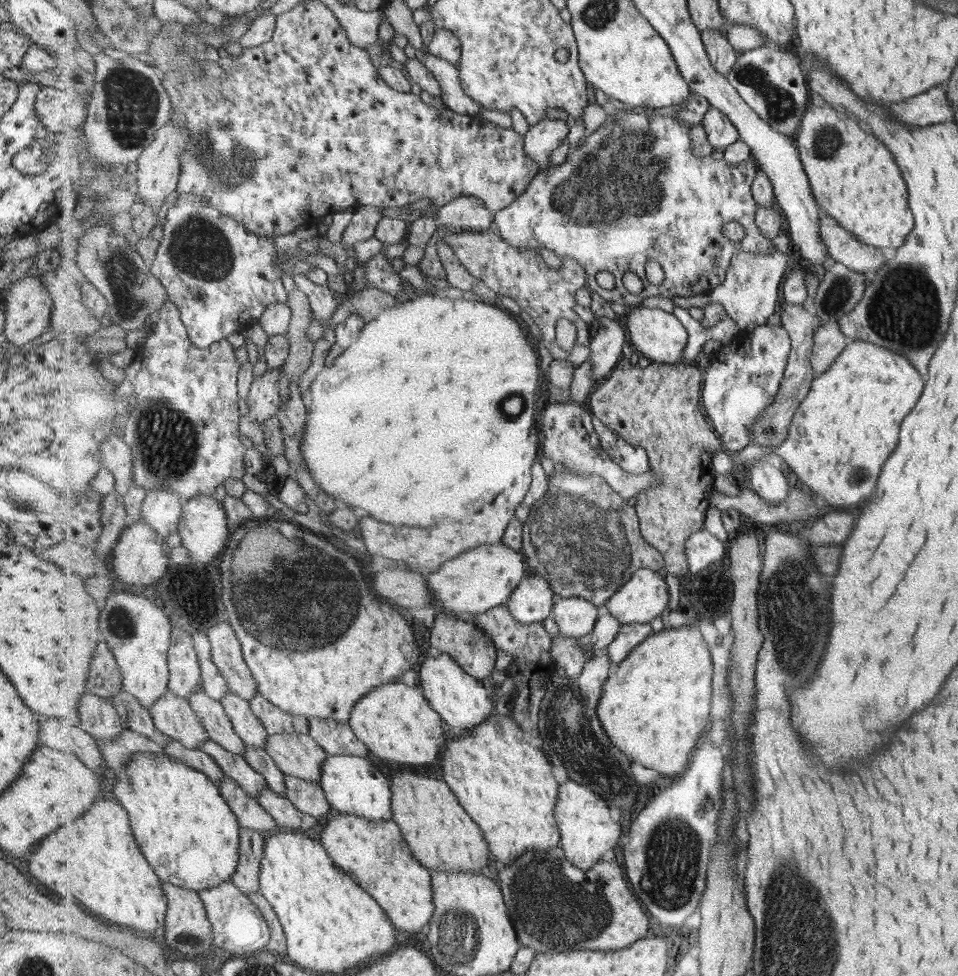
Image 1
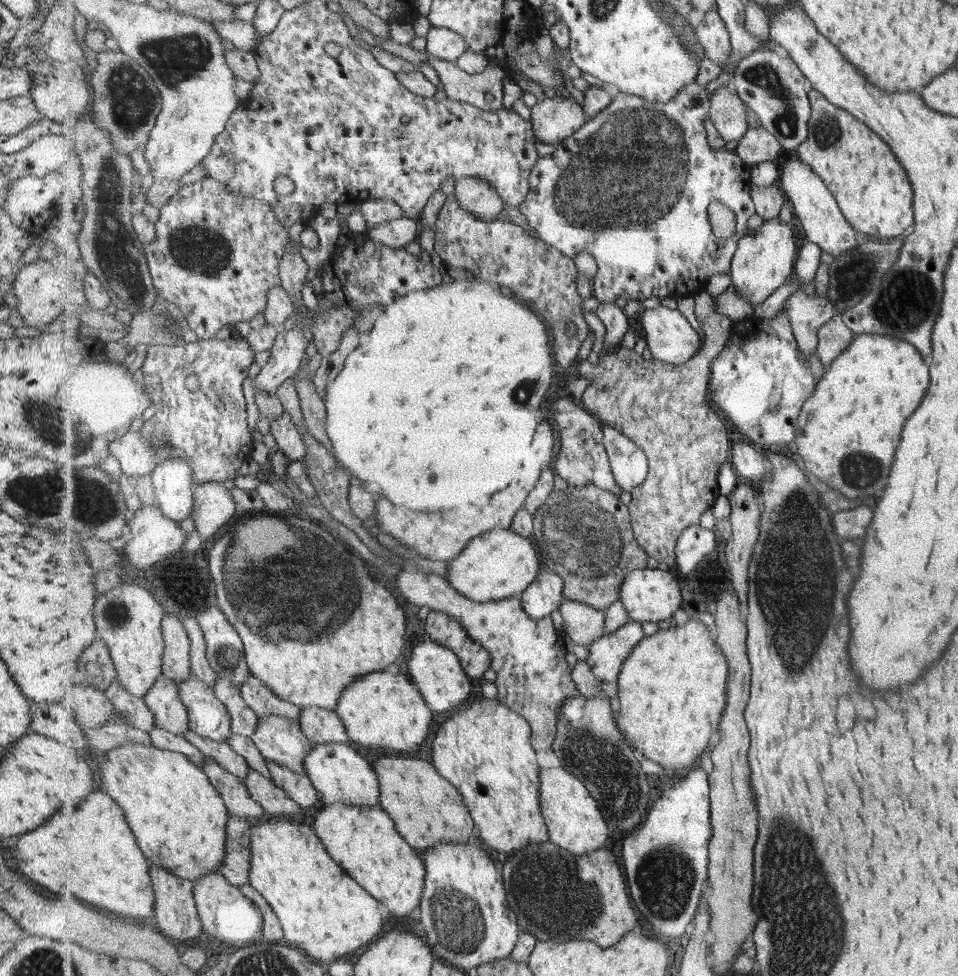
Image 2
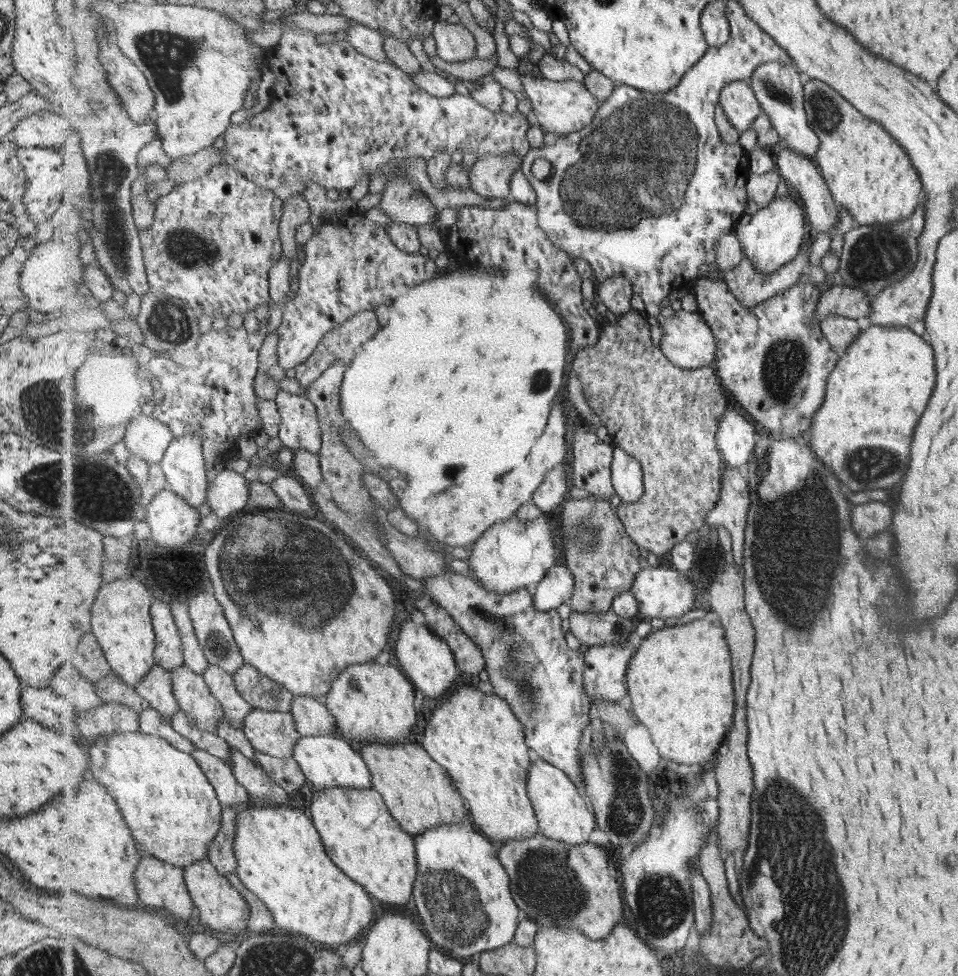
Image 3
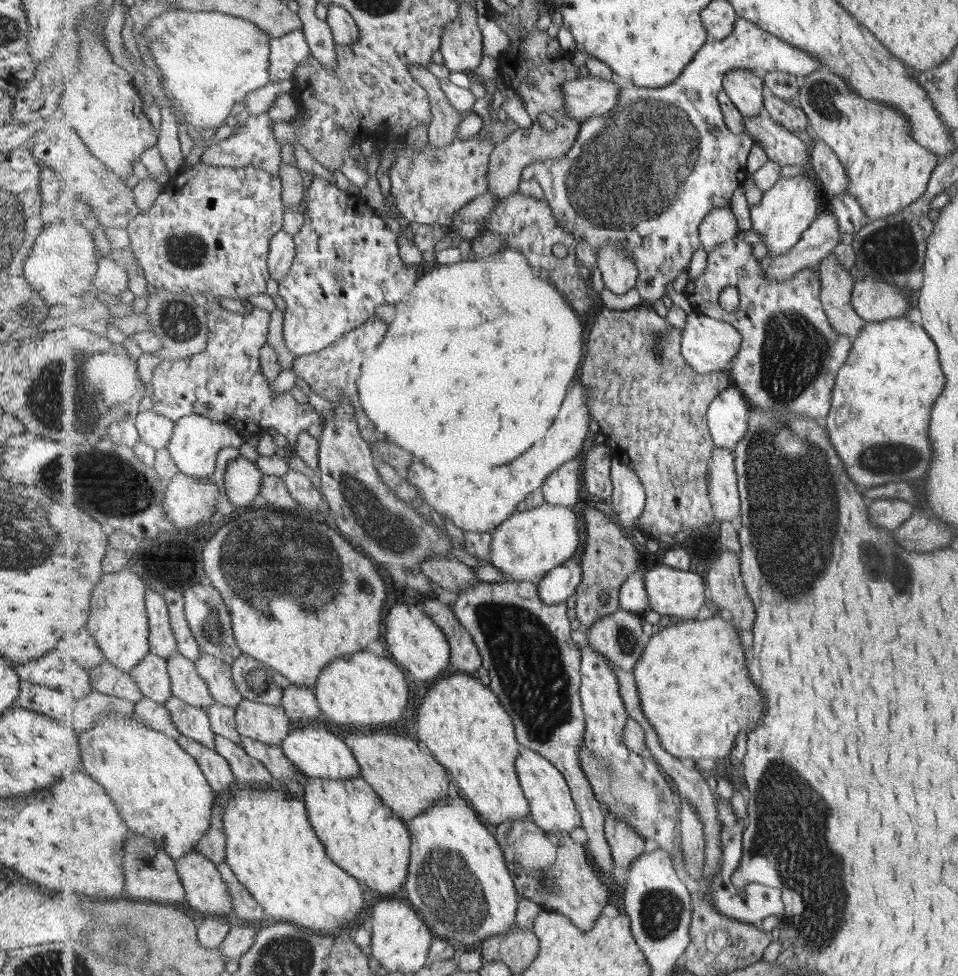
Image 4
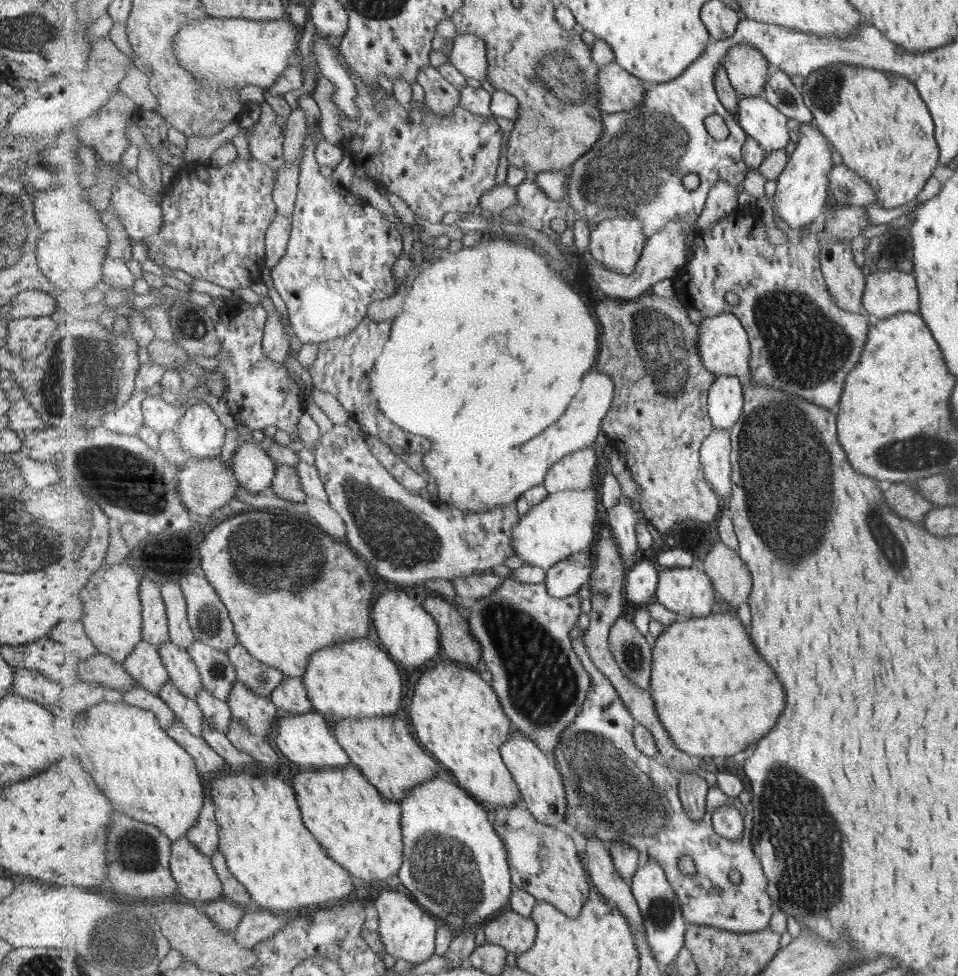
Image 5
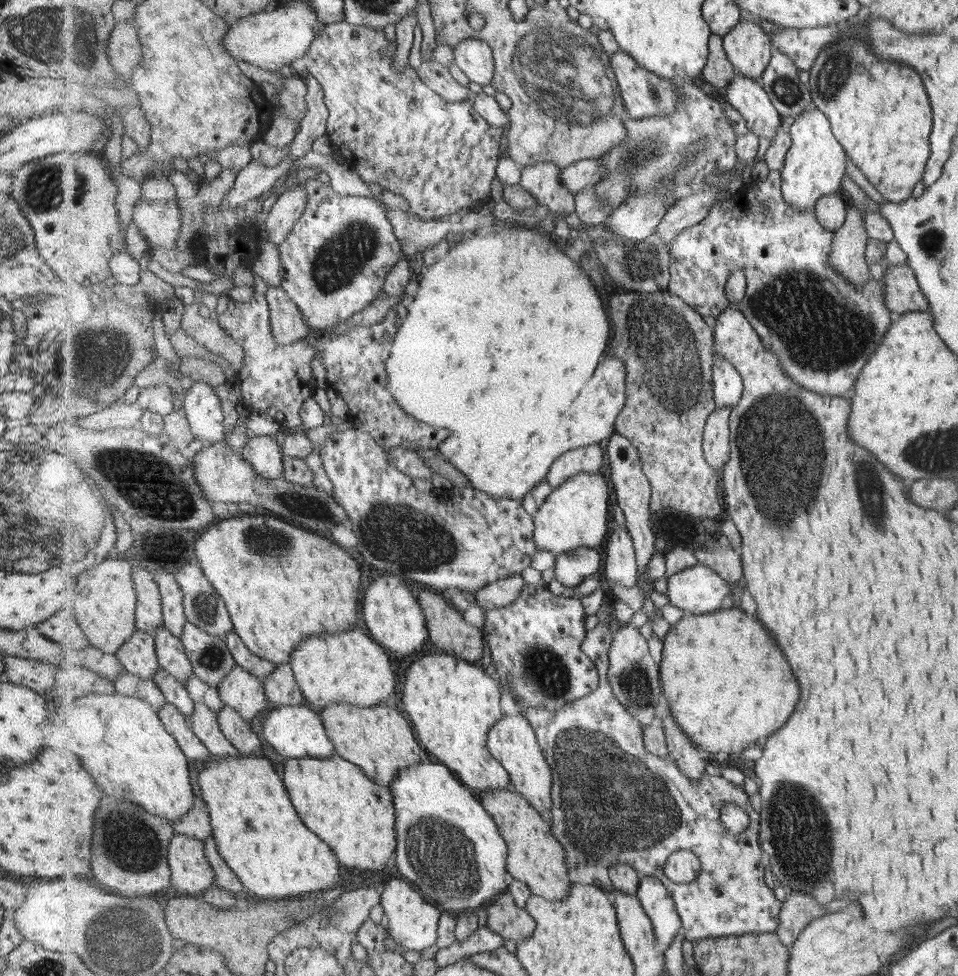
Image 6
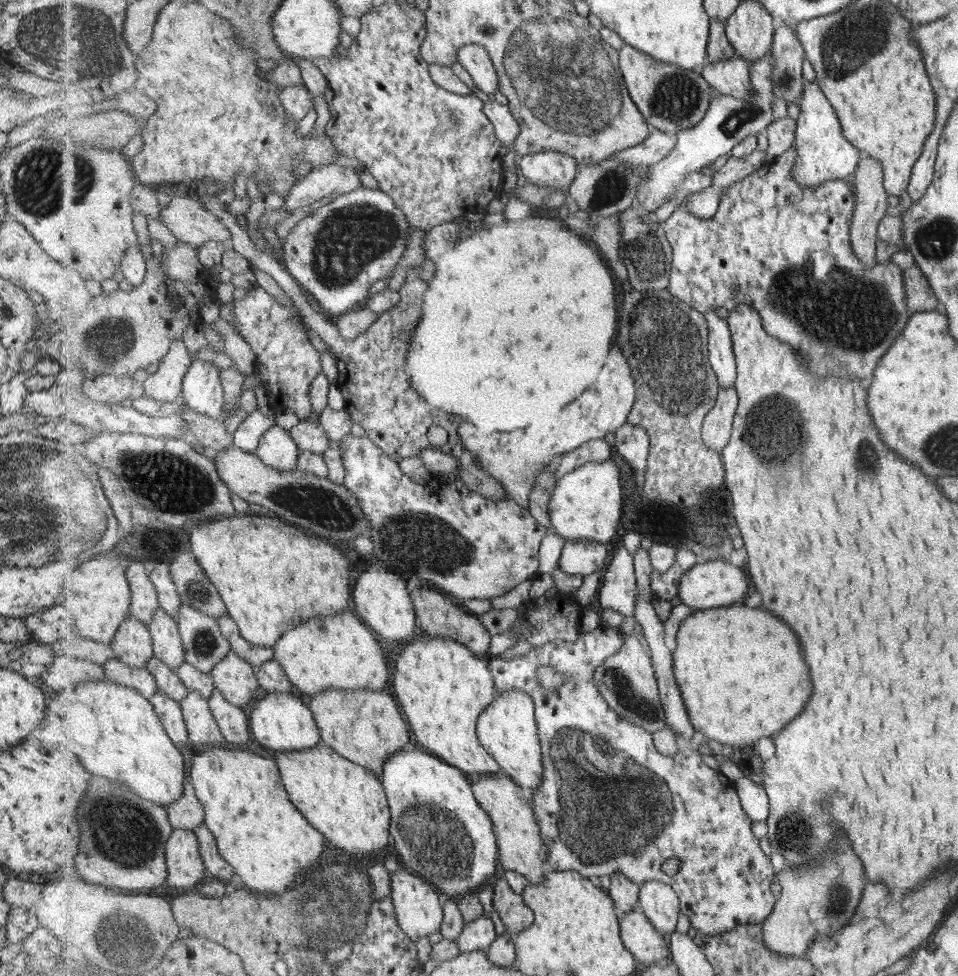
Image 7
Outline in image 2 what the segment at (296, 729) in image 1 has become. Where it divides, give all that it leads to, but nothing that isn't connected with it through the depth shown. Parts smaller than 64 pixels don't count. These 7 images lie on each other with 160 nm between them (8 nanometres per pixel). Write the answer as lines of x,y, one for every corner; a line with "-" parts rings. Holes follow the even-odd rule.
253,674
240,686
240,691
246,703
257,713
259,718
279,715
299,719
302,715
300,706
279,698
268,685

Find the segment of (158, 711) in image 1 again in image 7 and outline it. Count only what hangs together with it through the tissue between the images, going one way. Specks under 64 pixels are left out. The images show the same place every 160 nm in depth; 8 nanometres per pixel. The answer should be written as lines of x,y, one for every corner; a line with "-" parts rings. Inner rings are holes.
133,614
119,627
110,644
116,656
132,667
147,667
154,657
154,646
149,624

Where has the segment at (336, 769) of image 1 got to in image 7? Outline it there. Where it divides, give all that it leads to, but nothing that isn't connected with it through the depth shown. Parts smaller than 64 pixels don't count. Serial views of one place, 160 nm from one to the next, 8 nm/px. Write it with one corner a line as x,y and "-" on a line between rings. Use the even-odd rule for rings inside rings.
265,692
265,696
252,704
250,731
255,740
276,752
310,749
322,743
322,735
314,711
297,694

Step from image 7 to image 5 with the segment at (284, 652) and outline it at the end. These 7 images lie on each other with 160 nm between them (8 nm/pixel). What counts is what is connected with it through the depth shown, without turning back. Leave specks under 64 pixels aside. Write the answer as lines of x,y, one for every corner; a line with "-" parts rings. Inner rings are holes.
366,637
349,642
337,642
311,655
306,673
302,676
316,712
334,716
336,720
349,717
380,717
395,715
403,700
403,678
388,652
373,646

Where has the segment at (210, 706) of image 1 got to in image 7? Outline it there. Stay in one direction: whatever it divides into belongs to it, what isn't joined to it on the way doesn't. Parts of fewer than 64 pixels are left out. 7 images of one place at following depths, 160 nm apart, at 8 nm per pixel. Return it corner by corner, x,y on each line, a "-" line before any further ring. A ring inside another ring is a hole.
160,606
156,610
153,620
149,623
149,627
154,646
154,656
177,671
182,662
185,661
186,652
177,619
167,614
167,611

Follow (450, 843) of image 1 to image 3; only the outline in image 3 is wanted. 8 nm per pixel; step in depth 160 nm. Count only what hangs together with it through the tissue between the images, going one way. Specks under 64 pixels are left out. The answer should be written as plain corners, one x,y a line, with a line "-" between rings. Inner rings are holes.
369,743
360,750
370,767
373,789
378,790
397,822
414,838
443,823
460,823
471,820
470,809
463,802
447,769
439,764
421,744

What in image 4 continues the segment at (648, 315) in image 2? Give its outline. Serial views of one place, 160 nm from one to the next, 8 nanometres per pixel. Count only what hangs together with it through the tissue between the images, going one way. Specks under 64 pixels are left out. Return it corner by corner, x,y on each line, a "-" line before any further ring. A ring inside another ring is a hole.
691,311
686,317
686,325
682,329
682,353
686,361
700,373
719,373
732,368
734,358
742,349
743,337
740,330
730,322
711,318

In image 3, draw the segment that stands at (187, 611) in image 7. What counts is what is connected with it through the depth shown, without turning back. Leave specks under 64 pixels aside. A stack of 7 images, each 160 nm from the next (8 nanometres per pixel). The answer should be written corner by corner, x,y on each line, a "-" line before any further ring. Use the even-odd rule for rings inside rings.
210,664
202,675
210,686
210,691
222,703
226,716
232,720
232,725
243,728
245,717
254,706
251,706
239,692
234,675
216,664

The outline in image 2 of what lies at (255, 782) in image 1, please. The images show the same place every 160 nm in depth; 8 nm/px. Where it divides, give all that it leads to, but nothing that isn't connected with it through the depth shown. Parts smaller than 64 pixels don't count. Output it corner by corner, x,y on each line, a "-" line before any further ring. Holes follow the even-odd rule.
191,730
184,732
184,734
184,738
194,744
207,757
212,757
223,768
245,780
250,766
246,758
237,754
229,742
217,742

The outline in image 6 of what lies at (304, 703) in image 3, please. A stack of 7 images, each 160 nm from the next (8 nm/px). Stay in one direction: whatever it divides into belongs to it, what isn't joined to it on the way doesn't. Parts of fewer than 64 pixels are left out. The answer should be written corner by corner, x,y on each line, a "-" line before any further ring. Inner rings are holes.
289,663
276,665
268,679
264,680
264,686
268,700
277,707
297,706
306,699

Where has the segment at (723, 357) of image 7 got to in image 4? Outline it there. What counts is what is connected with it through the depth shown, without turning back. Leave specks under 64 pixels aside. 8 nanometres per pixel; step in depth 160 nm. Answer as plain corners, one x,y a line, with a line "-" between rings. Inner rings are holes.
733,383
718,394
708,410
708,425
716,447
737,450
737,443
749,428
750,409
742,390

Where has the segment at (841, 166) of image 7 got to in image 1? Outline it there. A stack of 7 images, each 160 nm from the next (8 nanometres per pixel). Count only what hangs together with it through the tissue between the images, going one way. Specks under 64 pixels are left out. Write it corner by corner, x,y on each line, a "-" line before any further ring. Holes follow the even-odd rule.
774,248
772,253
737,253
731,261
726,274
726,281
710,295
711,300
722,302
728,316
739,325
740,332
755,330
756,326
765,325
769,316
775,314
779,302
779,286
785,280
787,272
787,253

